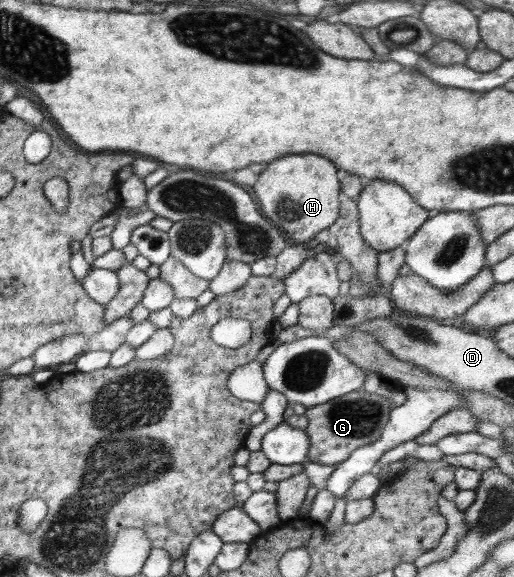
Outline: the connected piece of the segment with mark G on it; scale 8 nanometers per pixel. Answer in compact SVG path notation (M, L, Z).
M360 390L339 396L326 404L307 407L305 416L309 423L304 431L310 444L307 460L334 466L345 462L356 448L377 441L384 424L389 422L391 412L388 400L378 394L366 394Z

